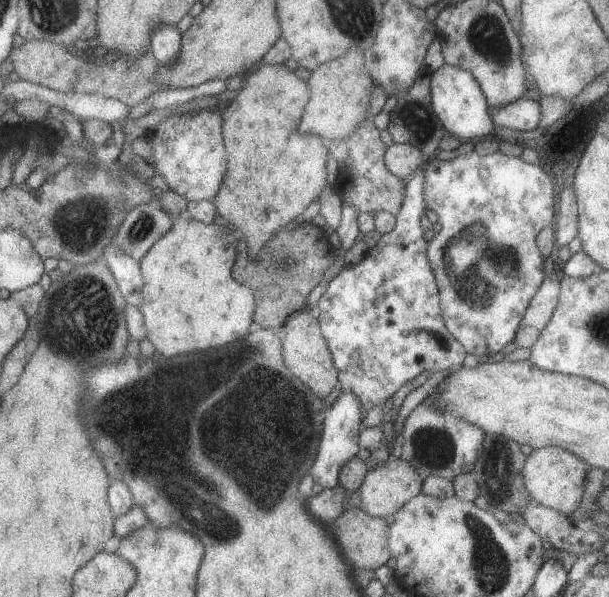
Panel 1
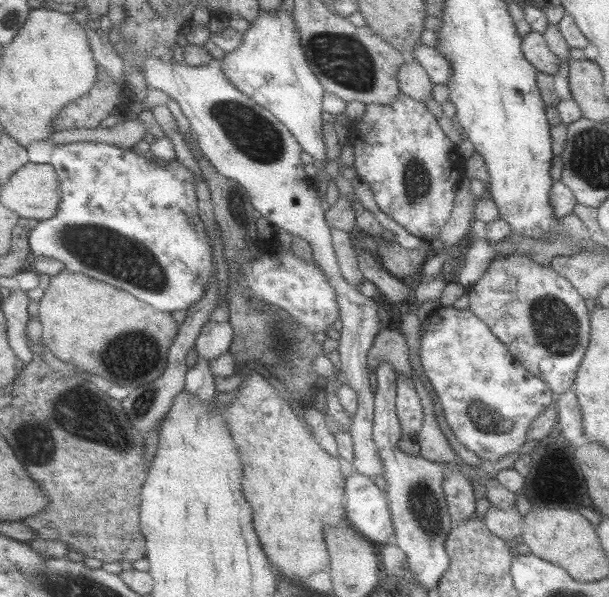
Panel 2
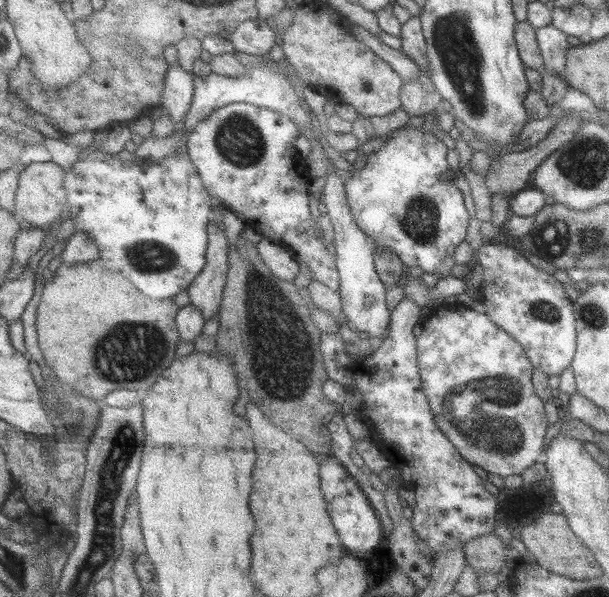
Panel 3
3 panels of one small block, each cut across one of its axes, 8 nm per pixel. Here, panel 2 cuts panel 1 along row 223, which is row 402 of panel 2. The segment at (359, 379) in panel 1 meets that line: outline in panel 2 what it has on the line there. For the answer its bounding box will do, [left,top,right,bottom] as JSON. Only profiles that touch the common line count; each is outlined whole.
[397,374,425,436]

